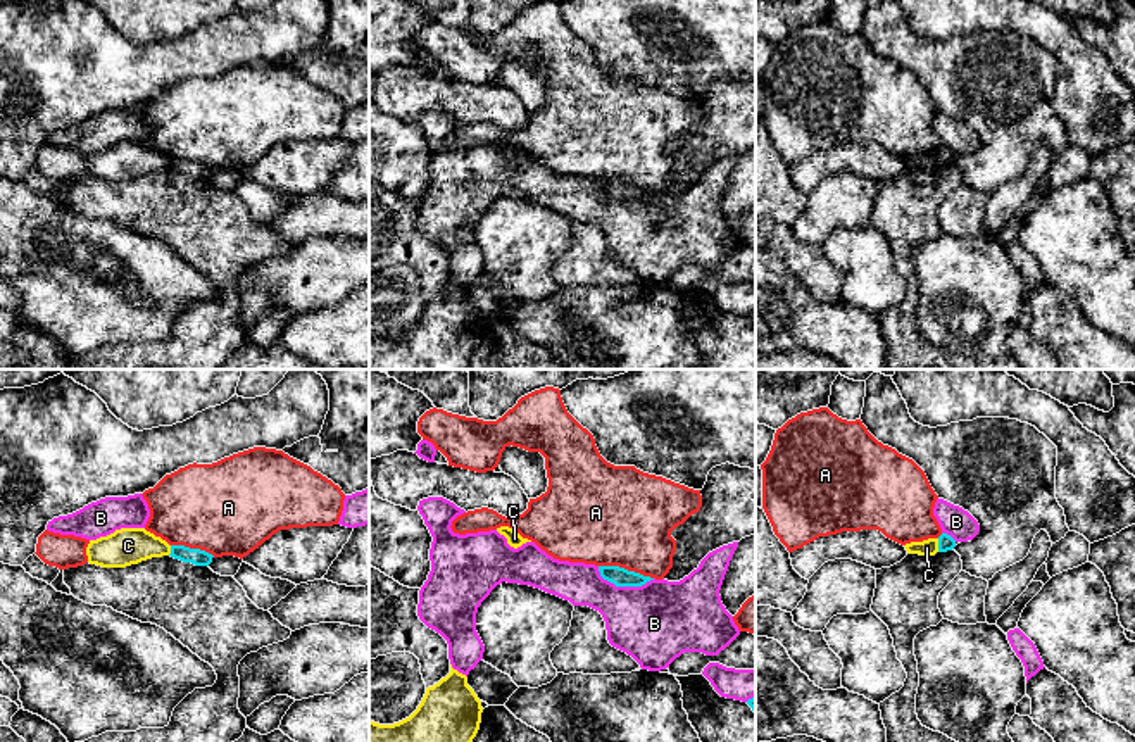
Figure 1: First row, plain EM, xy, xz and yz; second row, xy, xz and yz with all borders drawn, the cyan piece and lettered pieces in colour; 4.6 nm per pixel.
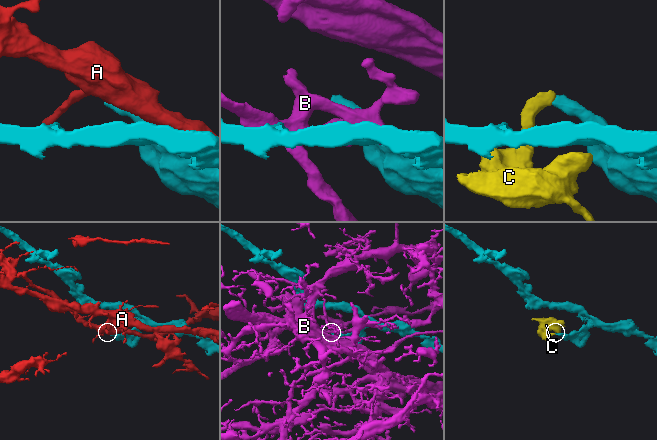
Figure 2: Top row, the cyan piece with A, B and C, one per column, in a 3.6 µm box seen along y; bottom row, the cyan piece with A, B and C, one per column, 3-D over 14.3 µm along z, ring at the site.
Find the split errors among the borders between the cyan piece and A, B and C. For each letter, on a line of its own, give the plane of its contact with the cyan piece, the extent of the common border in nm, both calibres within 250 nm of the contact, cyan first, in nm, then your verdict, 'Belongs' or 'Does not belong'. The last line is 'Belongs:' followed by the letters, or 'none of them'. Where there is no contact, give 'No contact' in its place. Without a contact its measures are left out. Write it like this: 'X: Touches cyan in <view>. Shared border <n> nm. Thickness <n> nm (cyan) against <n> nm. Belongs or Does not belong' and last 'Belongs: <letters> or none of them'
A: Touches cyan in xz. Shared border 260 nm. Thickness 90 nm (cyan) against 460 nm. Does not belong
B: Touches cyan in xz. Shared border 280 nm. Thickness 90 nm (cyan) against 380 nm. Does not belong
C: Touches cyan in yz. Shared border 60 nm. Thickness 80 nm (cyan) against 80 nm. Does not belong
Belongs: none of them

